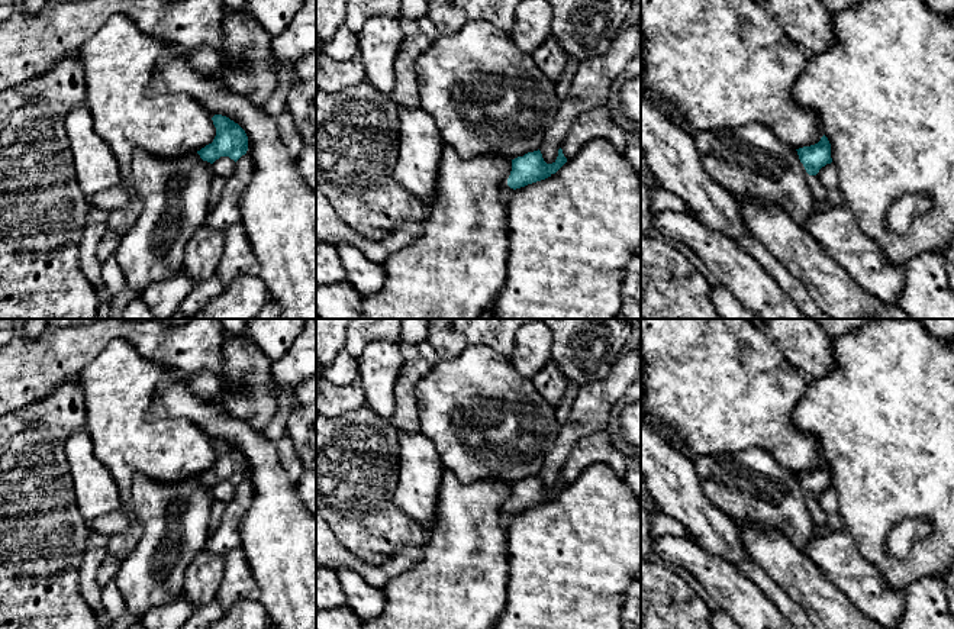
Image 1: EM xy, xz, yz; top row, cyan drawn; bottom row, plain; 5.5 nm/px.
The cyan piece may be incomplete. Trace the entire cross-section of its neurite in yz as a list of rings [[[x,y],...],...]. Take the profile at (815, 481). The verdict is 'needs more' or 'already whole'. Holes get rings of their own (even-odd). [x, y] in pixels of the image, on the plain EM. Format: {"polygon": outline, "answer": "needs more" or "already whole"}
{"polygon": [[[824,459],[821,465],[810,471],[803,471],[796,474],[800,487],[803,488],[809,501],[809,513],[815,526],[826,525],[826,513],[816,503],[816,499],[822,491],[832,487],[831,483],[831,468]]], "answer": "needs more"}

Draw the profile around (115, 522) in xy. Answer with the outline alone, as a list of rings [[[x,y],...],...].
[[[122,504],[117,510],[106,513],[100,517],[96,517],[93,522],[88,523],[93,536],[103,535],[103,536],[113,536],[116,533],[126,532],[130,528],[130,517]]]

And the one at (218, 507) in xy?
[[[213,500],[212,501],[209,522],[207,522],[209,535],[213,535],[216,532],[225,509],[226,509],[226,503],[223,503],[220,500]]]

